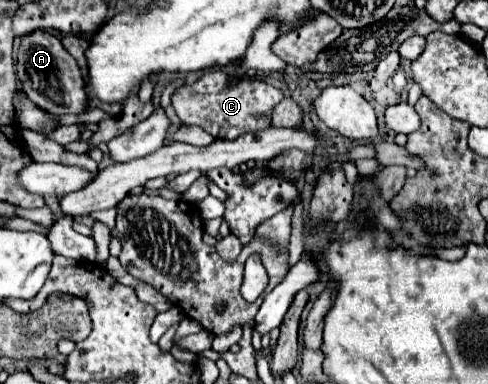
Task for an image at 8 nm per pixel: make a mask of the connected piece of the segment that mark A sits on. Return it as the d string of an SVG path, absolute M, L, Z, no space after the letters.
M33 31L21 39L17 49L17 79L21 83L21 91L41 109L63 115L63 113L81 113L83 107L83 79L77 61L67 53L61 45L61 39L47 31Z

